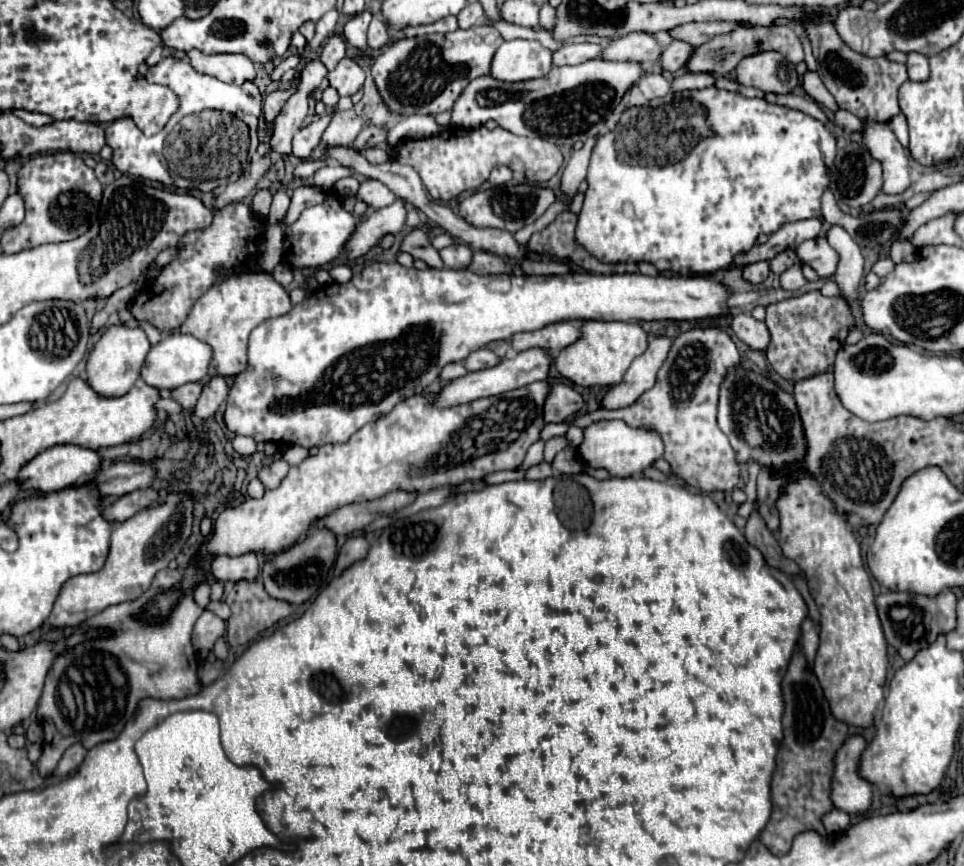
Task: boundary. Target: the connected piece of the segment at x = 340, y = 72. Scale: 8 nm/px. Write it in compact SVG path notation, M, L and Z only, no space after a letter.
M345 57L333 71L329 71L327 81L331 87L337 89L339 95L355 95L355 91L363 87L365 71L353 59Z

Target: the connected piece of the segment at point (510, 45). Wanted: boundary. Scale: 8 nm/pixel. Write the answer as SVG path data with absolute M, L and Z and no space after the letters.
M505 41L493 55L491 77L497 81L527 81L547 75L551 69L551 51L539 41Z

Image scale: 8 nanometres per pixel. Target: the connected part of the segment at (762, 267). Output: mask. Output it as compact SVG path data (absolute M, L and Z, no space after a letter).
M757 261L757 263L751 263L751 265L745 265L743 269L743 279L747 279L749 283L763 283L769 275L769 263L767 261Z

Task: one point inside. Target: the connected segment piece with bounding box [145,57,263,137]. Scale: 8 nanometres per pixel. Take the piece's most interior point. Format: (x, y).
(197, 92)

